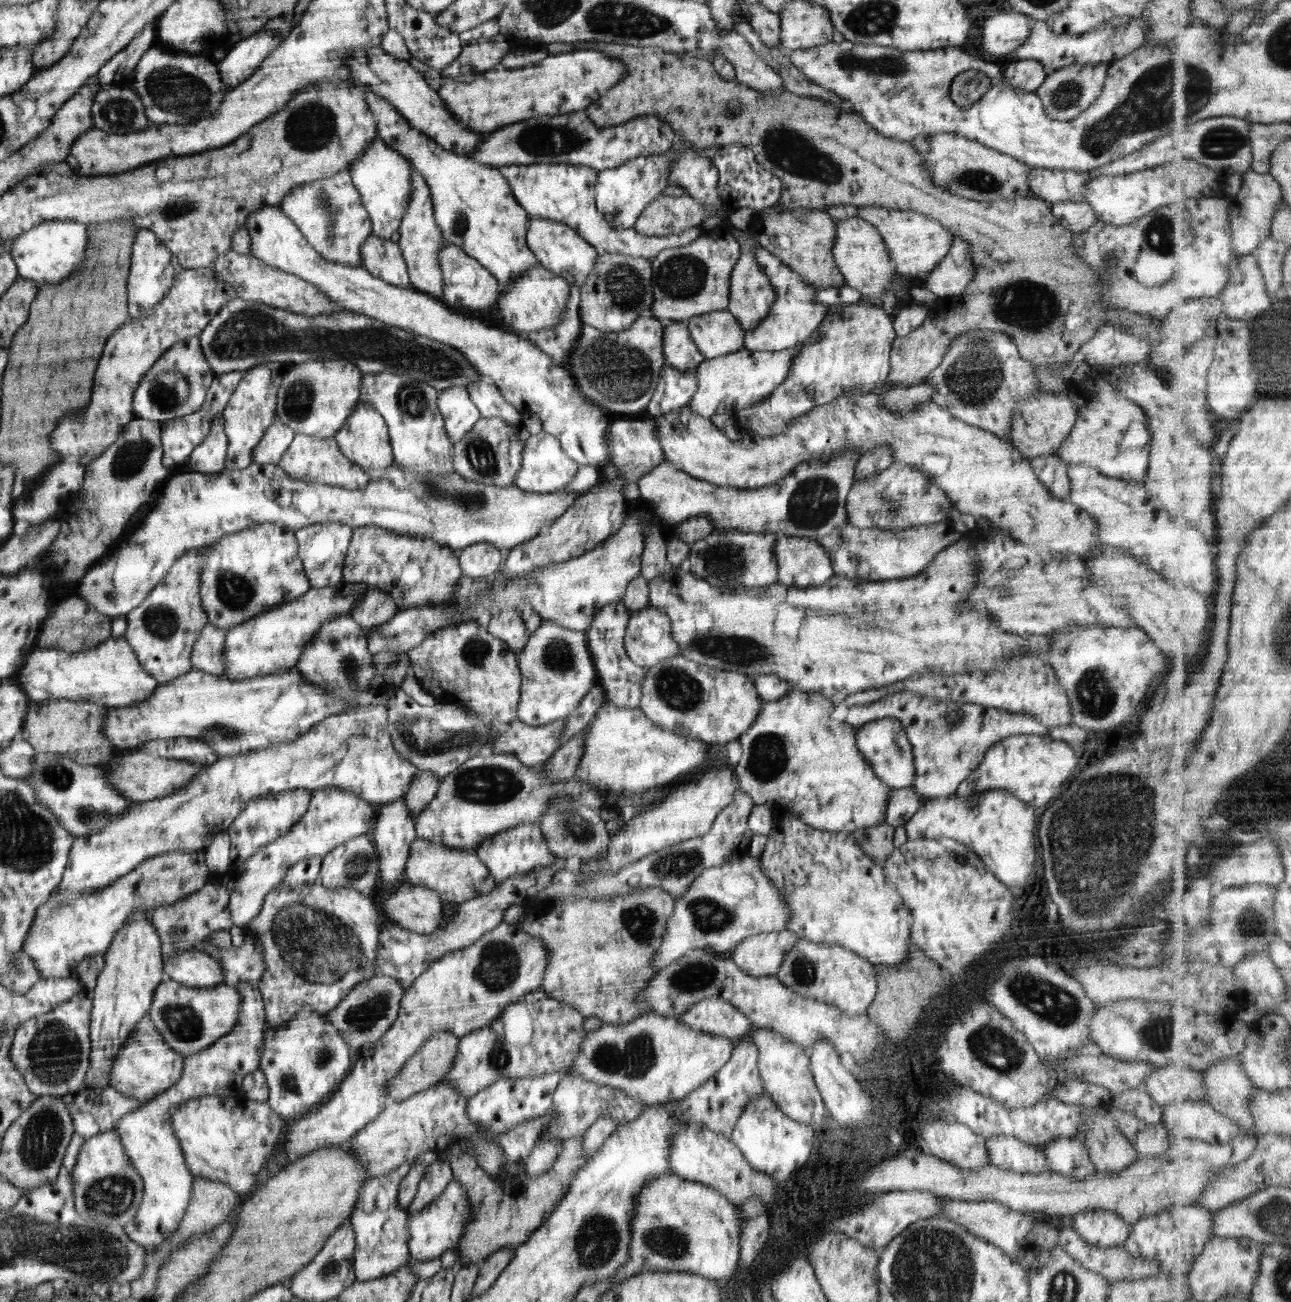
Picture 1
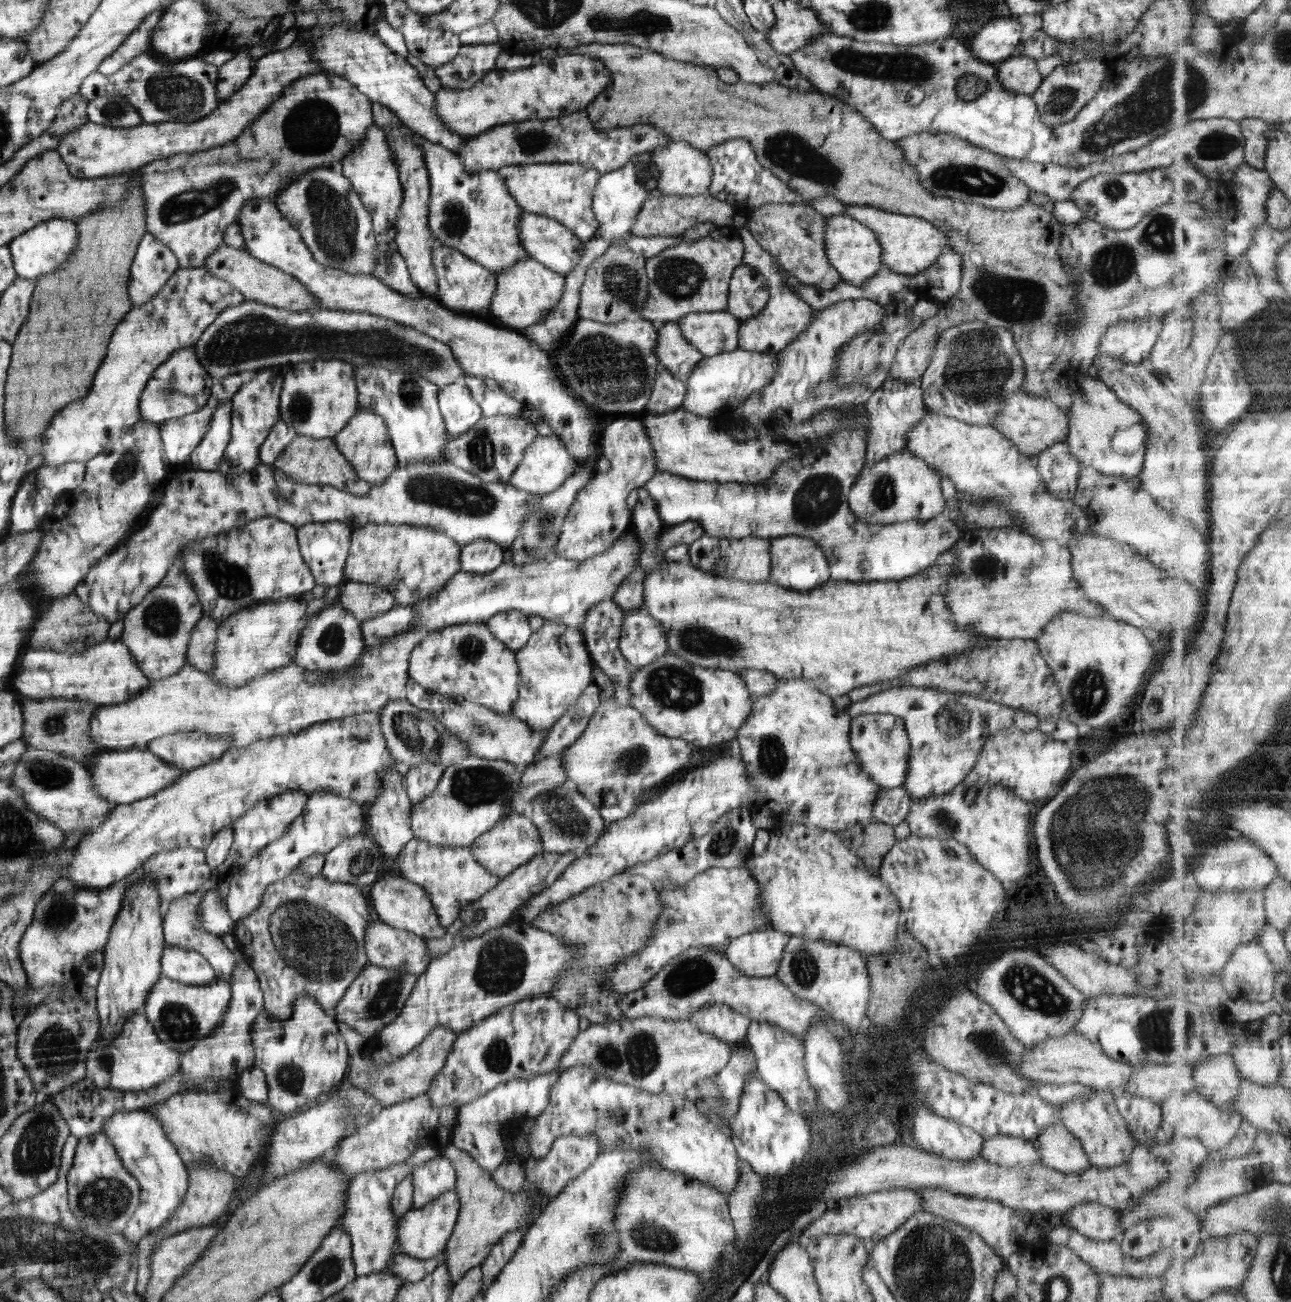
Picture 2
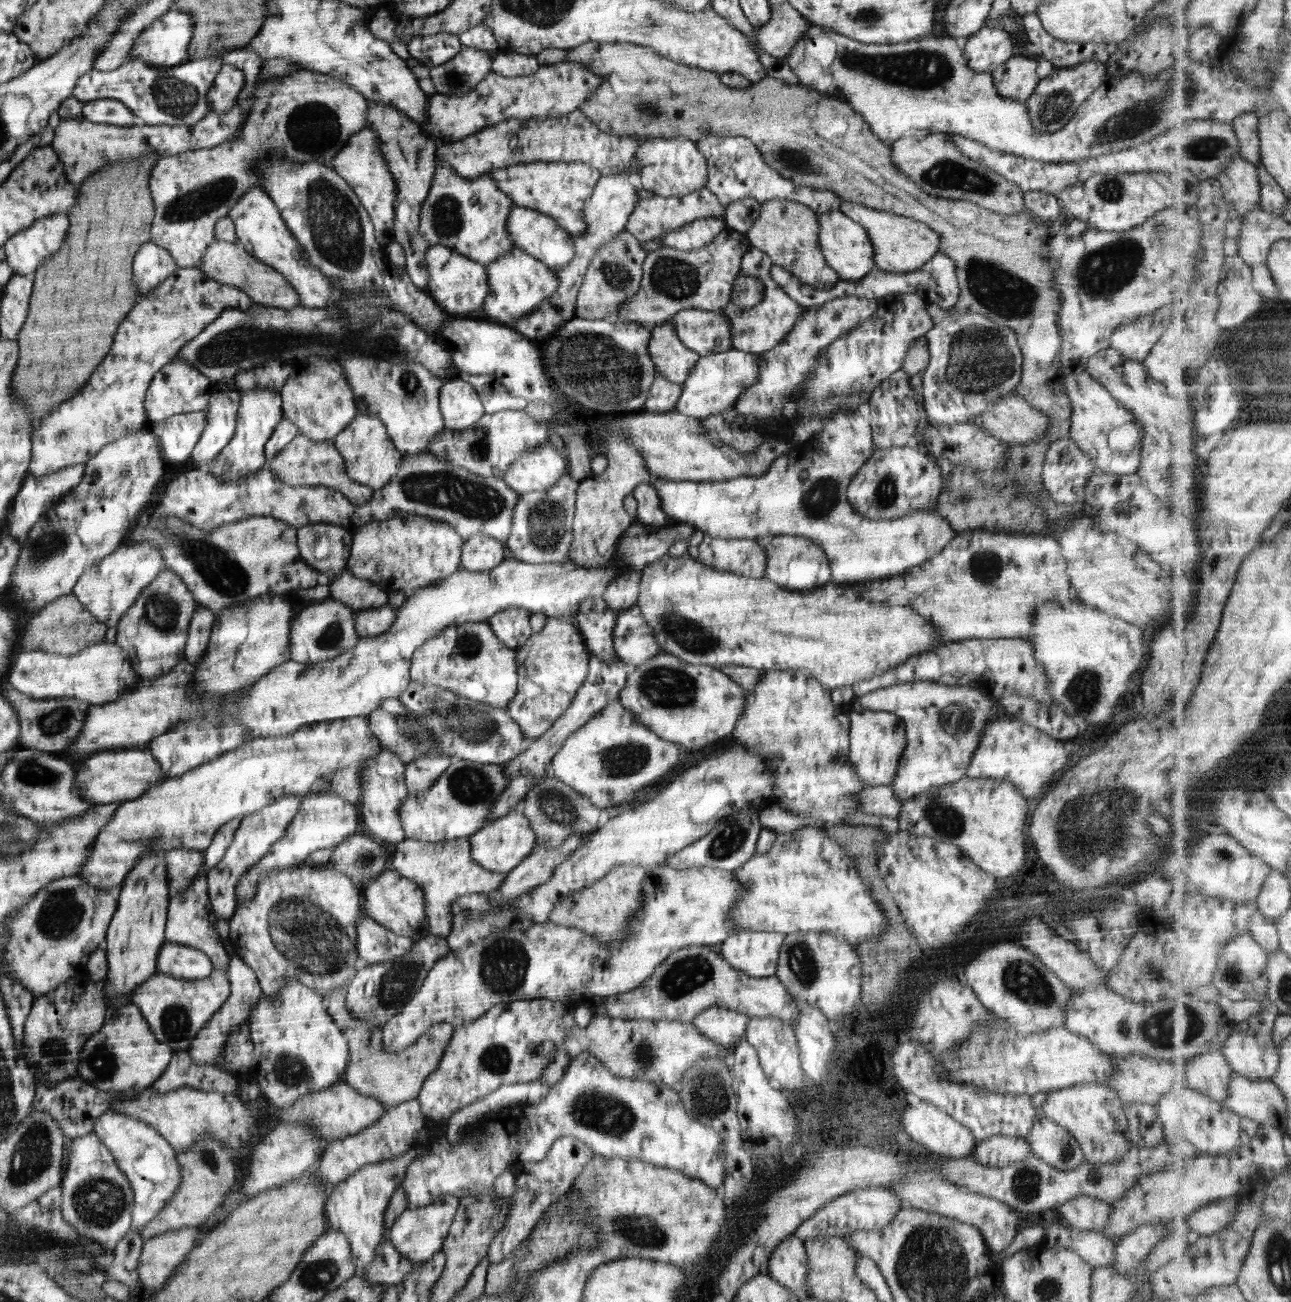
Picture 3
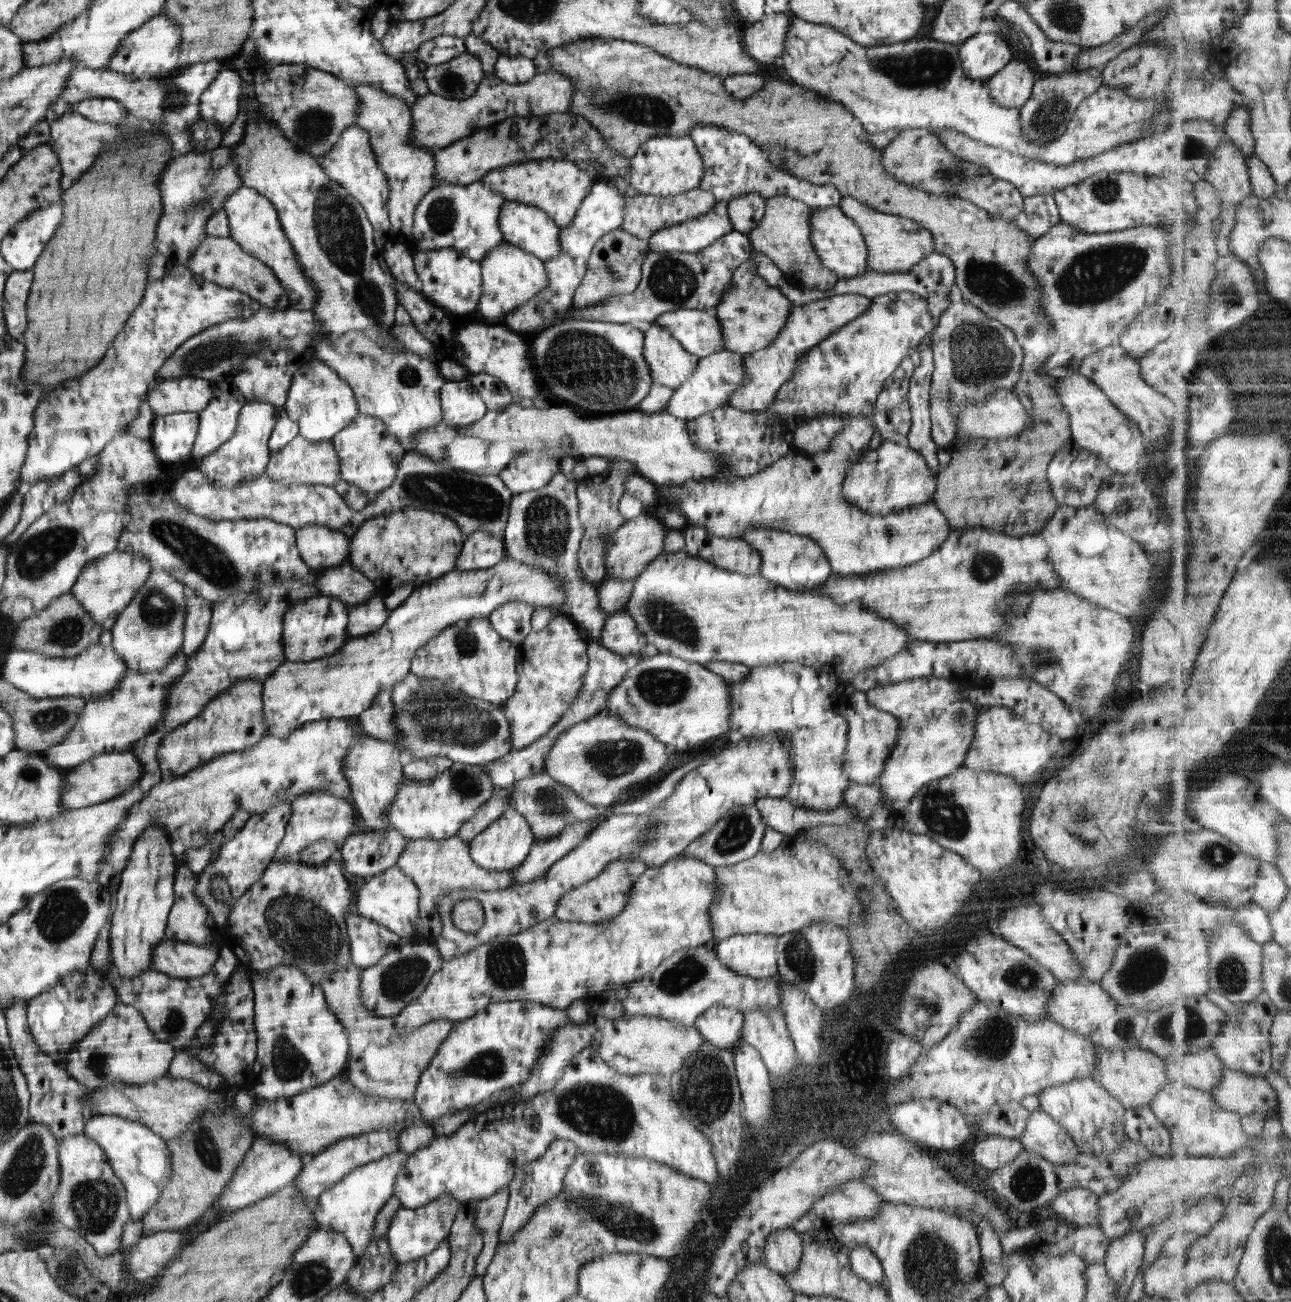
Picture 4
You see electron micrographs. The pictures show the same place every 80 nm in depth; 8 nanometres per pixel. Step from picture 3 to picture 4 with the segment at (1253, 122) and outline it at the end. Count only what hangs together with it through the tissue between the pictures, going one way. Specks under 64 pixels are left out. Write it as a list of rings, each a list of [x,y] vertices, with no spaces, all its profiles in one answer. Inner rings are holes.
[[[1238,106],[1223,125],[1230,138],[1246,157],[1255,155],[1256,138],[1252,127],[1252,114],[1249,106]]]

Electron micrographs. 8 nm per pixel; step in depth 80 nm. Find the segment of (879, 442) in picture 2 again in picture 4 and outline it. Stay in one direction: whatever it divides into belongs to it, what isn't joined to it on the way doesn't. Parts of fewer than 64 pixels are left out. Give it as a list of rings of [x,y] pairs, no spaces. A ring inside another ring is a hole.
[[[907,355],[899,367],[885,380],[871,413],[870,422],[881,440],[904,444],[911,425],[907,400],[908,382],[916,368],[914,355]]]

